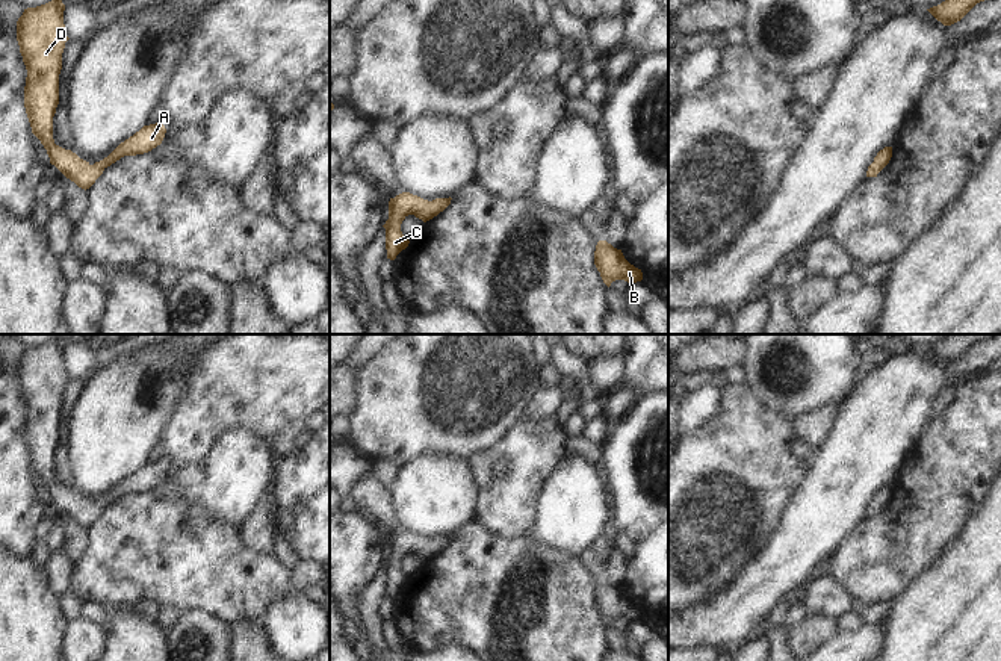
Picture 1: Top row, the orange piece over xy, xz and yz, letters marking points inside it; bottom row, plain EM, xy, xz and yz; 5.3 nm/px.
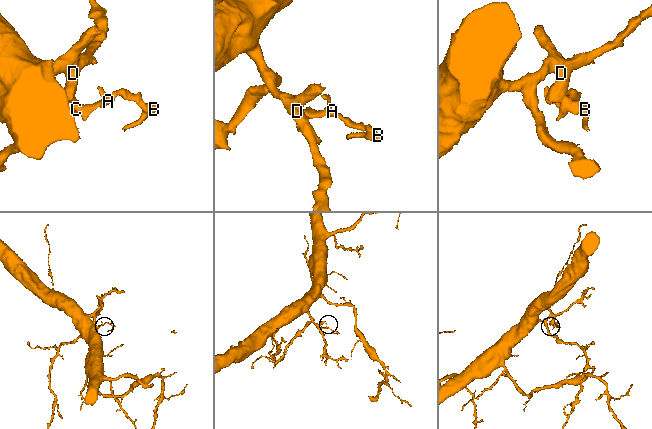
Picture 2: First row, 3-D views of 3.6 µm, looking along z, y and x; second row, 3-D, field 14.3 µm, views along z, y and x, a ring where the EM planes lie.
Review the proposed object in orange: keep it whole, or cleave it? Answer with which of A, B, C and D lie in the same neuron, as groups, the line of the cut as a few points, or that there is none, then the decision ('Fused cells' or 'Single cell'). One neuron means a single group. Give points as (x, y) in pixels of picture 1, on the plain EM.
Groups: A B C D. No split. Single cell.

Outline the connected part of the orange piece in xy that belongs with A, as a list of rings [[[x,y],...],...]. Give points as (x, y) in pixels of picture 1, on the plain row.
[[[56,334],[45,343],[24,348],[17,360],[17,380],[27,408],[24,446],[32,472],[47,489],[50,502],[86,529],[121,496],[144,493],[160,484],[166,467],[162,460],[144,464],[94,504],[54,483],[53,455],[59,443],[62,392],[70,378],[65,372],[64,349],[65,343]]]

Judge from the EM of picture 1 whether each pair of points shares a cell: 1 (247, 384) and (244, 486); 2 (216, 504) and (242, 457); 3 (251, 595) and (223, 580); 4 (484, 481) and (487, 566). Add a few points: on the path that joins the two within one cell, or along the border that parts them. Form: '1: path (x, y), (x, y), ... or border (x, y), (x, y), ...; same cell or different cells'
1: border (212, 442), (233, 428), (244, 428), (269, 449); different cells
2: path (229, 492), (239, 469); same cell
3: path (244, 587), (230, 584); same cell
4: border (475, 519), (483, 528), (495, 534), (520, 537); different cells

